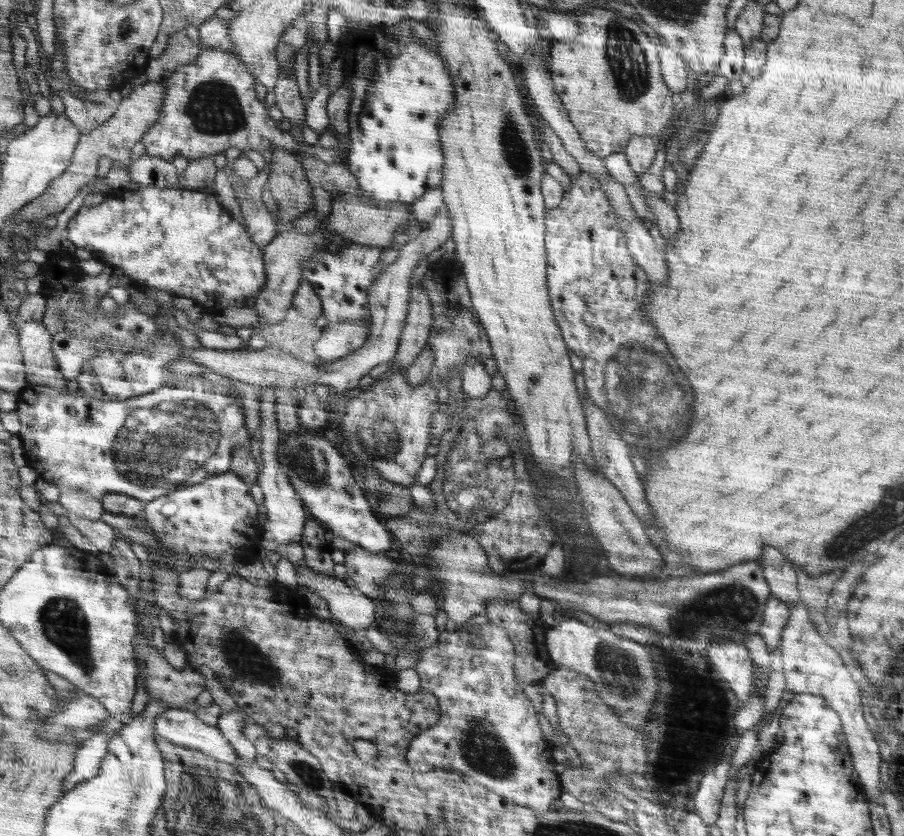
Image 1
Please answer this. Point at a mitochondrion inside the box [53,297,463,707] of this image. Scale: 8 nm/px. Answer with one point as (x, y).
(187, 433)

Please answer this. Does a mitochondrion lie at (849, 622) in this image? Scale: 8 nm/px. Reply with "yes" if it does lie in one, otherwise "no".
no

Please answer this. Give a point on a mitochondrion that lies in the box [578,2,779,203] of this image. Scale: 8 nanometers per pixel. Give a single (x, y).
(630, 75)

